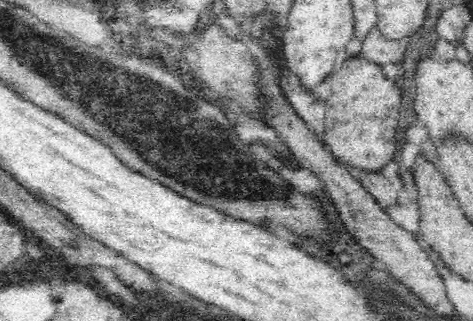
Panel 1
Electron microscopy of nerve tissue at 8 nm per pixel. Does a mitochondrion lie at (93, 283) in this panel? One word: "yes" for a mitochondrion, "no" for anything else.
no

